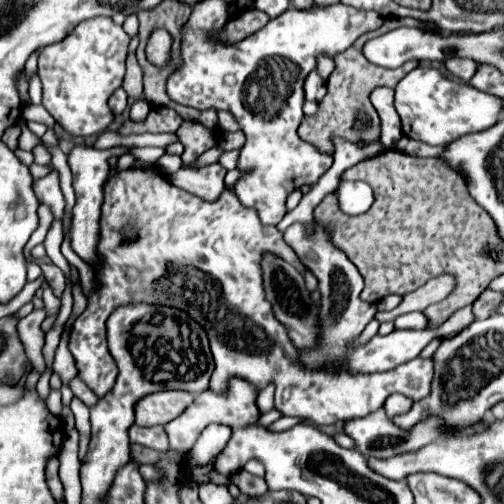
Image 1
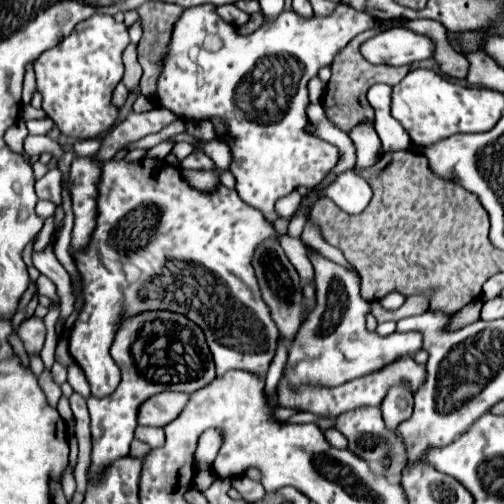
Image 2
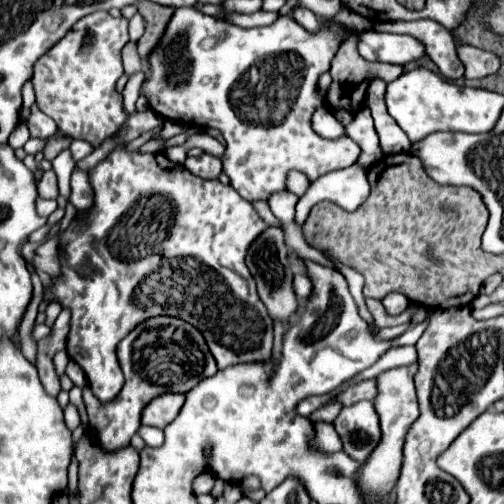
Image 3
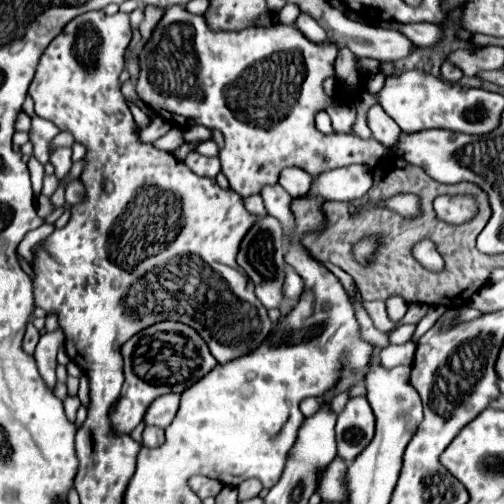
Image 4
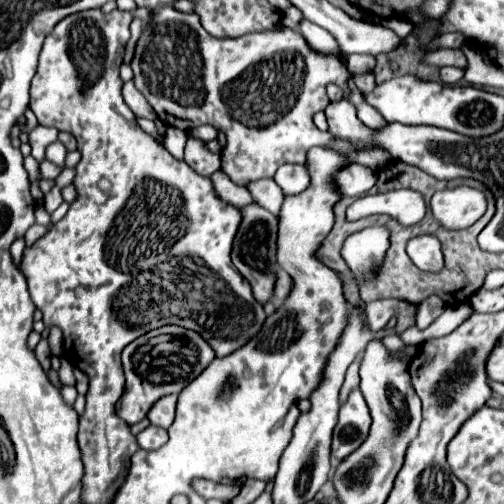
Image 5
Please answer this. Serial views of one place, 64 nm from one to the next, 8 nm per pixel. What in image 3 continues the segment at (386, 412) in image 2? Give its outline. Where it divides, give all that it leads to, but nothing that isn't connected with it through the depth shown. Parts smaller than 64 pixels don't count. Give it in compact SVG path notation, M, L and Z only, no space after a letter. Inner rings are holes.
M418 361L412 366L392 368L376 376L378 380L378 396L374 400L376 412L380 416L380 428L382 428L382 440L368 458L368 462L362 466L358 474L358 484L366 500L384 500L384 496L392 490L394 480L400 474L402 466L402 446L404 446L404 432L408 426L418 418L418 400L416 400L416 389L414 375L418 370Z

